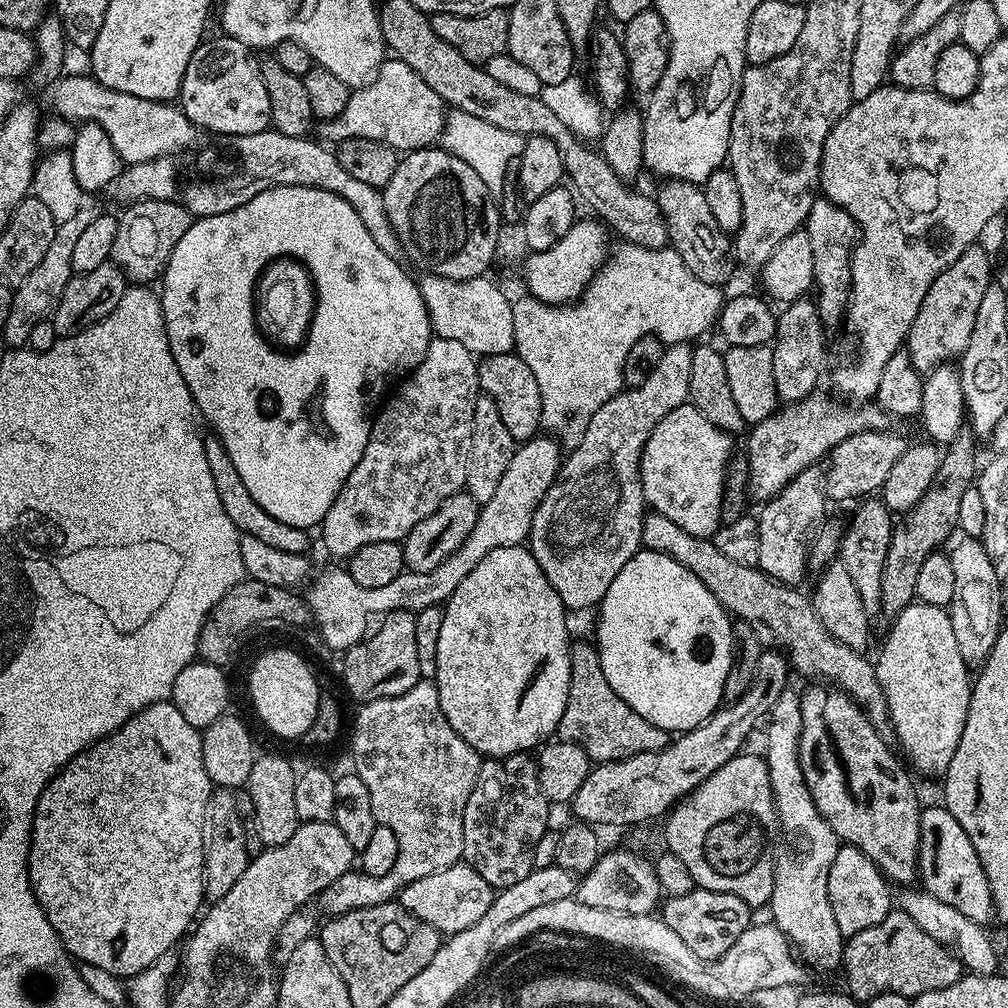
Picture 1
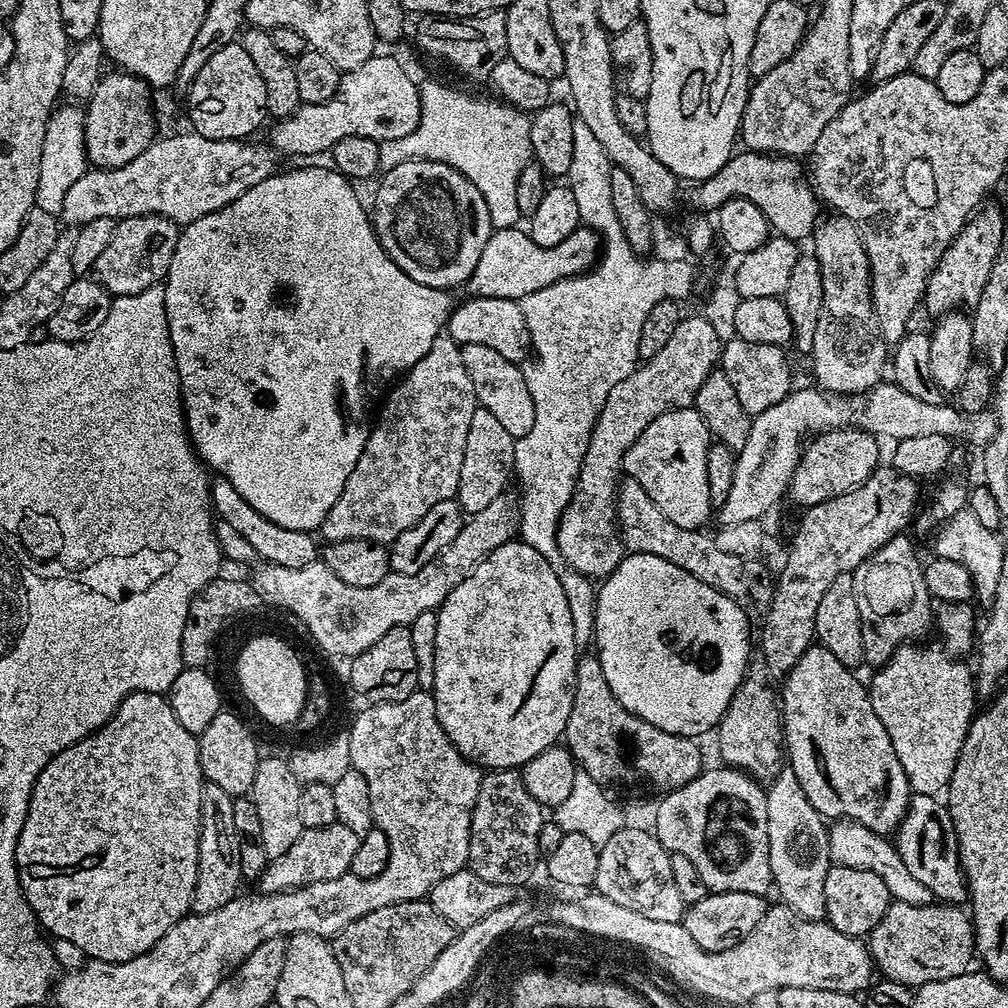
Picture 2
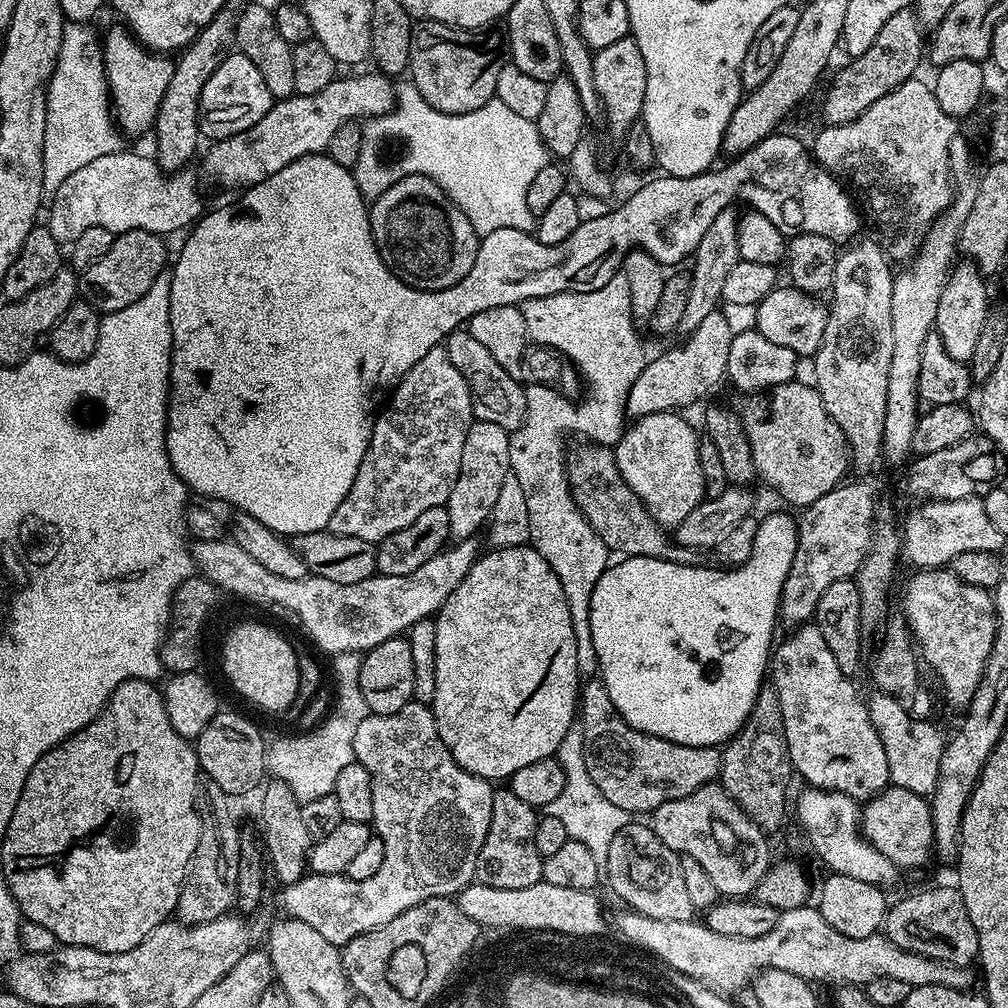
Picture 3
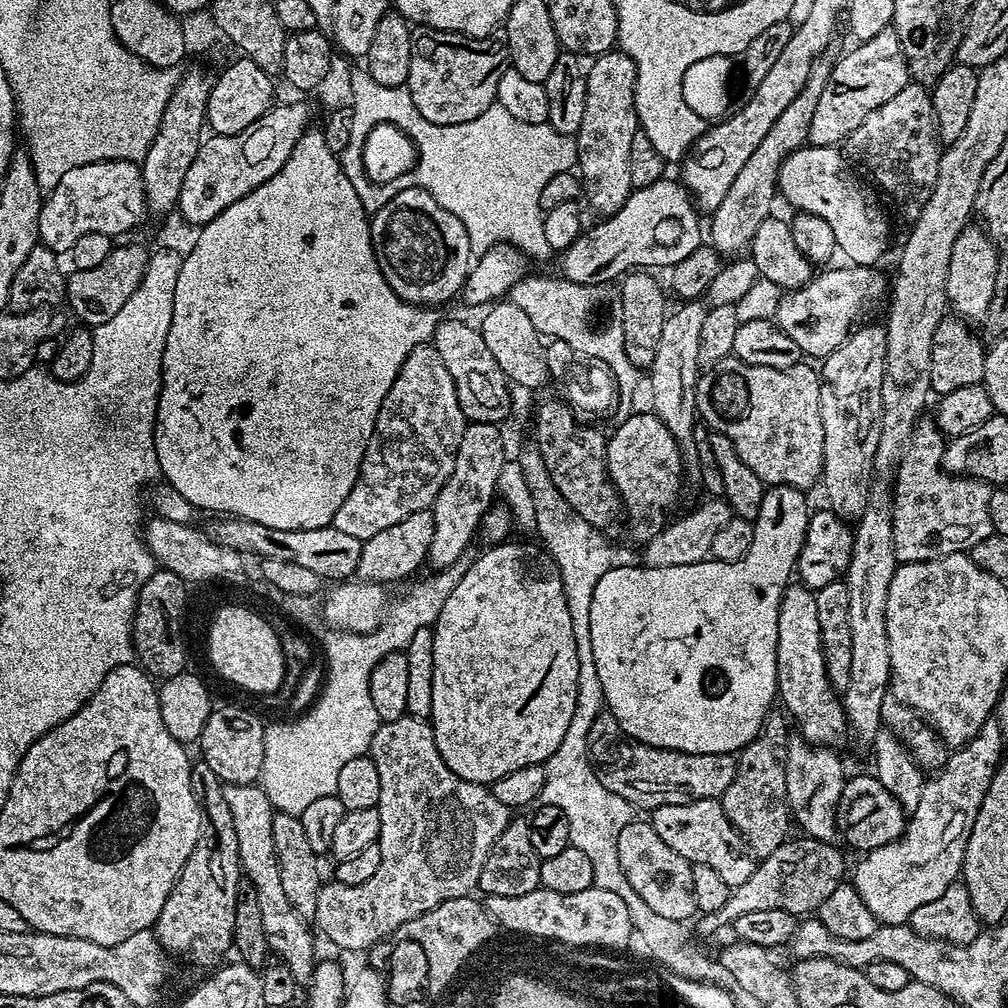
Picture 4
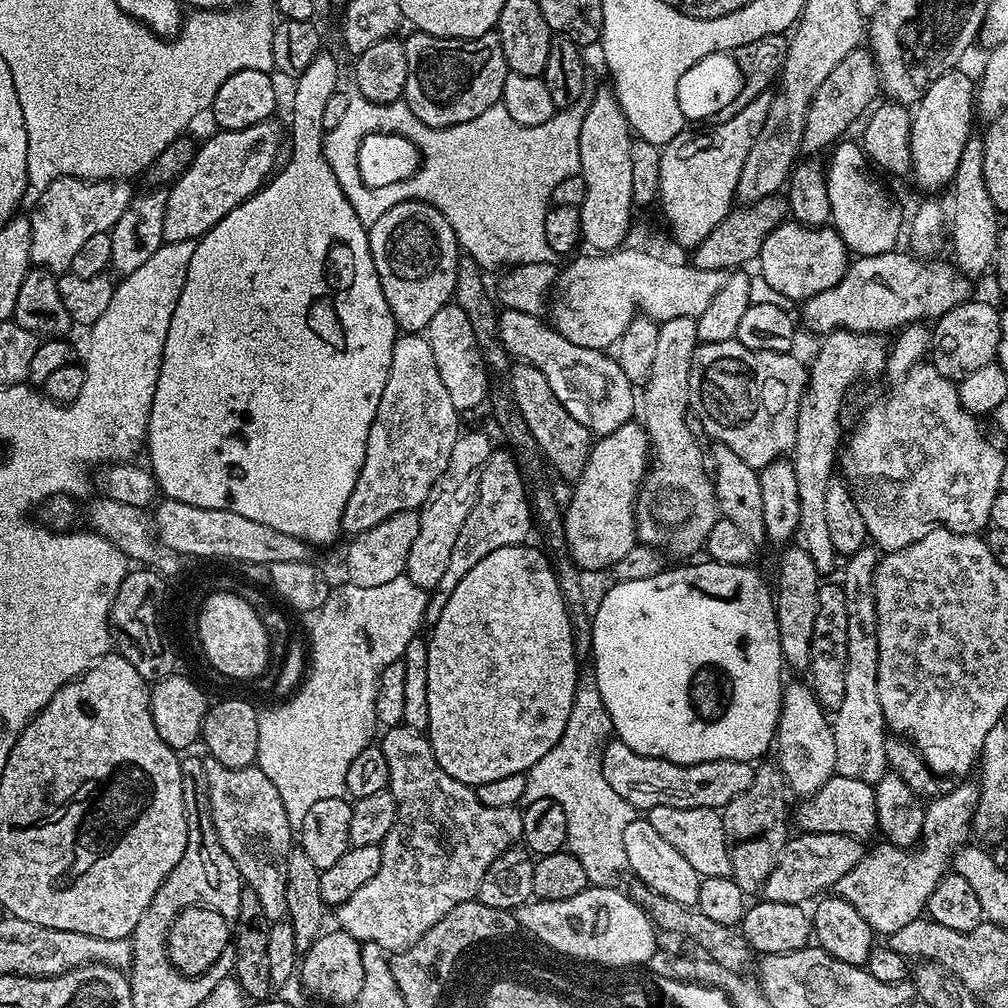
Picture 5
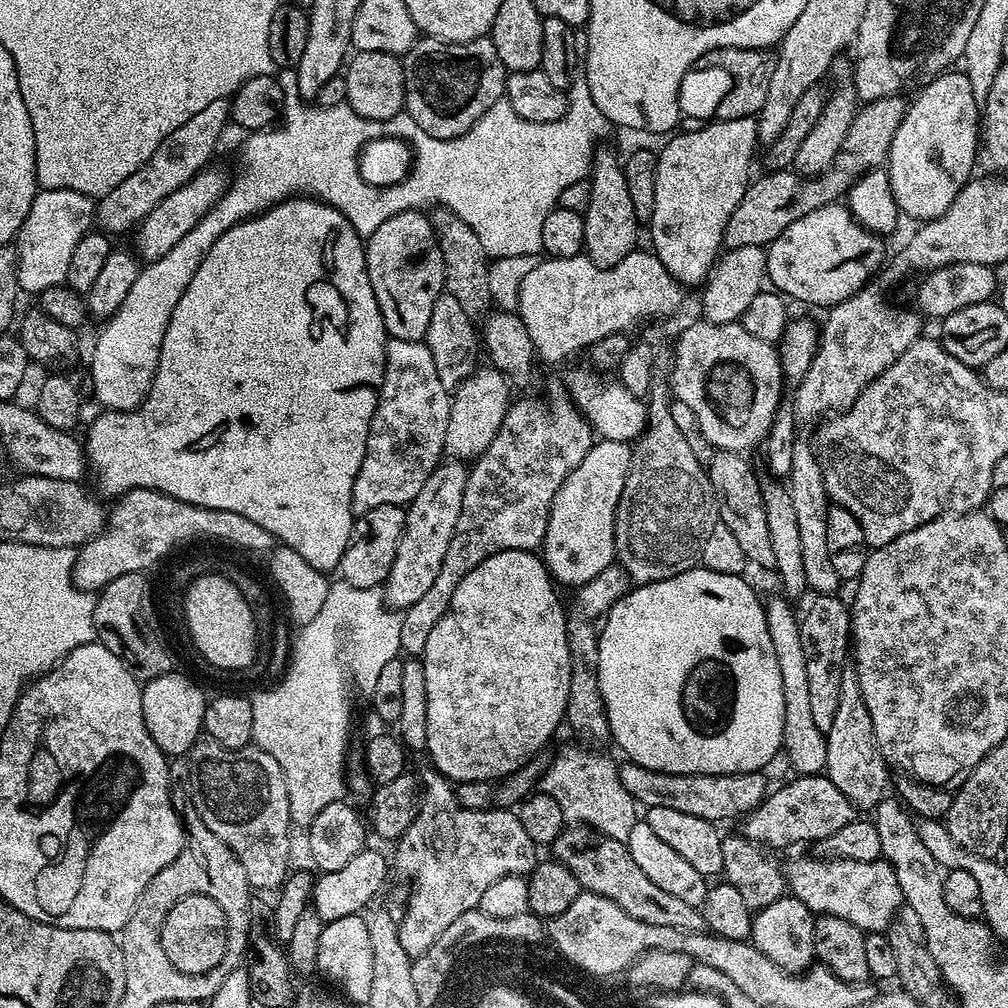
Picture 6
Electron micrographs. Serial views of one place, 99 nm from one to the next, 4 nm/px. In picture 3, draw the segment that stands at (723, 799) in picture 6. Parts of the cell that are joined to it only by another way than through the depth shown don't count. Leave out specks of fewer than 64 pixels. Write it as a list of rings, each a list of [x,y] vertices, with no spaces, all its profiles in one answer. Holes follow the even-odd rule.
[[[592,678],[581,687],[578,697],[578,724],[584,729],[586,770],[594,778],[594,786],[629,814],[651,814],[662,802],[686,798],[719,777],[724,758],[719,747],[682,746],[666,738],[634,730],[618,714],[603,679]]]

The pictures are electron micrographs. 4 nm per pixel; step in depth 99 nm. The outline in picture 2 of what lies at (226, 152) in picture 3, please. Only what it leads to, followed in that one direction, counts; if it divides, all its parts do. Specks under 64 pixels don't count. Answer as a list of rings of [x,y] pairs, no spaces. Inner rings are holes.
[[[374,54],[366,62],[362,62],[362,66],[345,71],[340,78],[340,85],[336,91],[336,95],[332,96],[326,102],[318,102],[317,104],[301,104],[288,116],[279,117],[275,121],[276,124],[272,128],[272,144],[280,152],[285,152],[288,156],[316,156],[319,152],[327,153],[333,146],[334,142],[338,142],[341,138],[347,136],[361,136],[362,138],[374,138],[378,142],[385,140],[397,140],[398,138],[406,138],[406,134],[410,134],[420,124],[420,90],[417,81],[412,81],[412,76],[395,60],[392,56],[380,56],[381,54]]]

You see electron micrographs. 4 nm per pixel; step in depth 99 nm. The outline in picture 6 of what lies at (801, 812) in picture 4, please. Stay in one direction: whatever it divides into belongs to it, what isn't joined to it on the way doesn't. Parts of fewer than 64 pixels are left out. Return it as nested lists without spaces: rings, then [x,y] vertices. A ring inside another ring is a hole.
[[[777,594],[765,603],[766,626],[770,630],[772,653],[778,657],[778,670],[782,673],[782,698],[784,699],[784,743],[783,755],[788,755],[793,773],[815,776],[824,772],[826,762],[826,733],[818,730],[810,707],[808,675],[806,675],[806,653],[802,650],[800,621],[783,595]]]

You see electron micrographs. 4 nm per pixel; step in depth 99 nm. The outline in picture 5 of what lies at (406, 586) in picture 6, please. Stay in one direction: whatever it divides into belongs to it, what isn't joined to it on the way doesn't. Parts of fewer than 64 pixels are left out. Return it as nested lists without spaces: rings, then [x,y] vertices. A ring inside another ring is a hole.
[[[476,430],[463,431],[455,440],[446,470],[442,470],[438,482],[430,486],[426,502],[418,509],[420,513],[418,538],[414,538],[414,546],[410,546],[410,558],[406,569],[406,574],[410,582],[414,582],[414,586],[434,590],[438,582],[442,582],[442,574],[446,574],[446,566],[450,563],[450,554],[454,550],[454,541],[458,538],[463,523],[466,522],[466,515],[470,514],[470,510],[476,505],[481,470],[493,451],[494,445],[489,438]]]

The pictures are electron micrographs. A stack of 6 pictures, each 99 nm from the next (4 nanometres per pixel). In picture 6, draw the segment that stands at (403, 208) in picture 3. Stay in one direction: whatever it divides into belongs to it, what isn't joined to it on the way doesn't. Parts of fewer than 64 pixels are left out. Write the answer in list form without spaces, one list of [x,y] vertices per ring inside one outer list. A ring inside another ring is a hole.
[[[420,210],[410,212],[399,212],[390,218],[386,218],[386,222],[382,222],[382,226],[378,226],[378,230],[374,230],[374,234],[367,237],[364,244],[364,261],[368,267],[370,274],[370,286],[374,286],[374,298],[378,298],[378,310],[382,314],[382,322],[384,323],[384,331],[394,340],[418,340],[423,341],[428,334],[430,326],[430,313],[434,311],[434,302],[438,302],[440,293],[444,291],[444,263],[442,262],[442,250],[436,241],[436,230],[432,227],[431,219]]]

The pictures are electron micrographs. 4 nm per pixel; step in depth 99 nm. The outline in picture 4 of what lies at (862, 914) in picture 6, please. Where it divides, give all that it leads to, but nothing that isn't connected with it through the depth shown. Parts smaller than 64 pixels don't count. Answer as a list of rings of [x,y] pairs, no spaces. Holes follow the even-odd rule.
[[[995,718],[988,719],[978,730],[973,740],[959,745],[949,755],[943,768],[929,775],[924,782],[922,802],[910,813],[906,820],[904,835],[899,840],[886,846],[878,846],[874,850],[863,853],[856,864],[856,873],[851,873],[851,883],[855,884],[858,894],[862,894],[862,902],[870,909],[870,914],[880,924],[908,924],[914,910],[926,902],[934,902],[946,891],[946,886],[957,883],[964,870],[964,855],[970,830],[974,826],[974,818],[978,818],[978,806],[982,806],[984,792],[996,773],[1004,752],[1006,733],[1000,729]]]

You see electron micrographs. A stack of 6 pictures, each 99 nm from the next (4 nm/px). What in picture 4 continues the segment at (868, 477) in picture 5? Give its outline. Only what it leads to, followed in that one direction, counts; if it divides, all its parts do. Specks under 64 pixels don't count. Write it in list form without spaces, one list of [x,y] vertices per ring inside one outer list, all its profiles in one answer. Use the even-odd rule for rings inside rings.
[[[924,418],[917,423],[904,456],[900,460],[891,485],[892,494],[892,525],[894,526],[894,546],[896,559],[900,564],[932,560],[935,556],[948,556],[951,552],[968,552],[982,538],[993,535],[990,522],[990,494],[992,488],[975,476],[953,474],[945,471],[944,447],[946,437],[936,426],[935,419]]]

